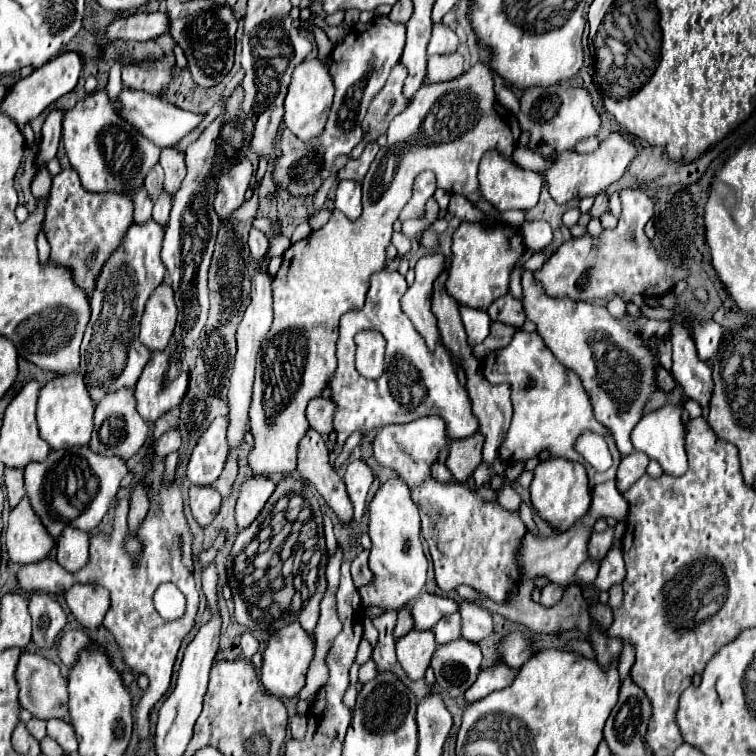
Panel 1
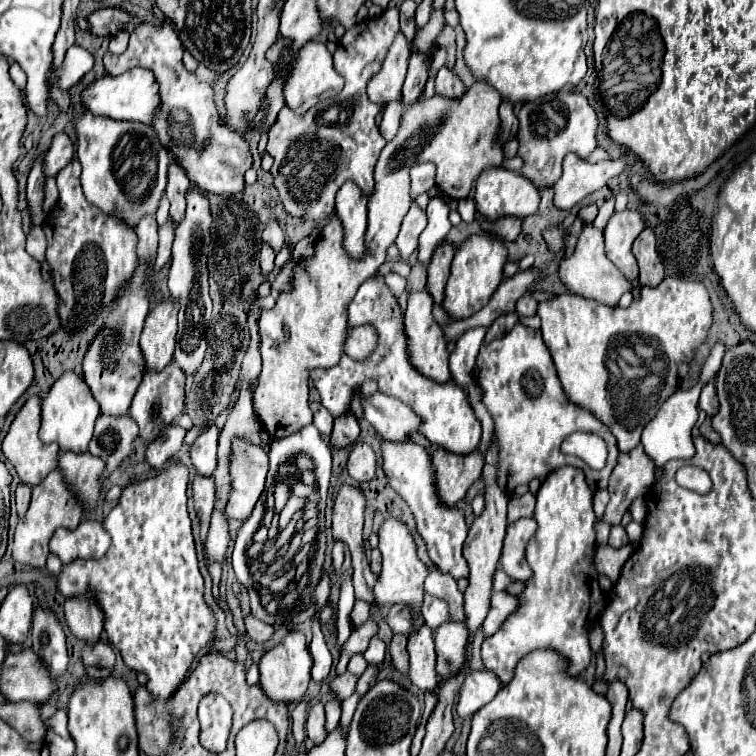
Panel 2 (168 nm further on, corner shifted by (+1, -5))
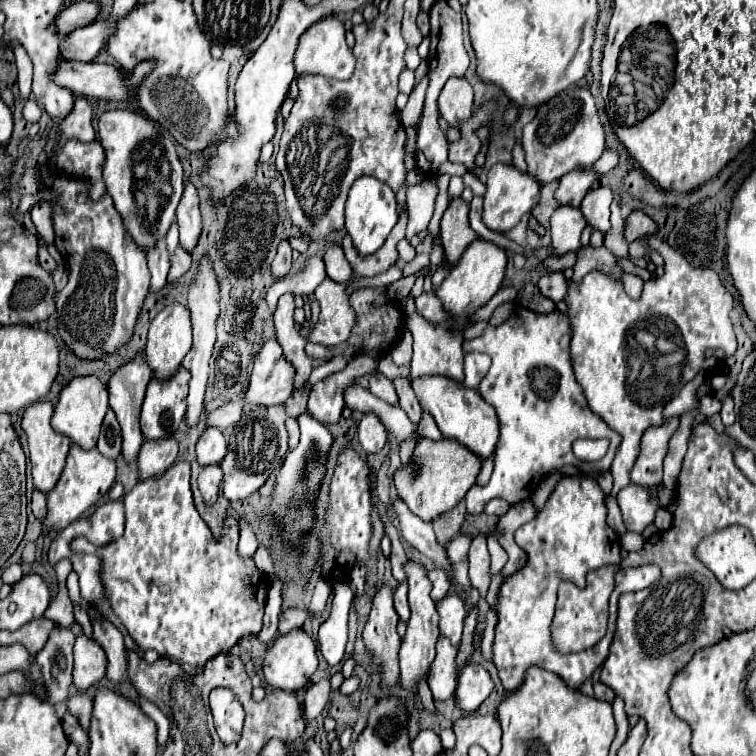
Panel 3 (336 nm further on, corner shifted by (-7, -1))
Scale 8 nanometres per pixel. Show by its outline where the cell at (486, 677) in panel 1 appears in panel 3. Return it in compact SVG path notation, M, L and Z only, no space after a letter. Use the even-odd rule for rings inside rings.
M470 661L470 665L466 665L458 677L458 687L456 687L456 705L464 711L464 713L474 713L494 691L494 683L490 679L490 673Z

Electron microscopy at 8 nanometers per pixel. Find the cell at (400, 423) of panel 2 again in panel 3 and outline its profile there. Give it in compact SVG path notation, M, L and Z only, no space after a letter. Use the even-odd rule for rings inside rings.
M382 373L370 375L370 393L378 395L378 399L384 399L392 407L398 407L398 395L396 395L394 383L390 379L386 379Z

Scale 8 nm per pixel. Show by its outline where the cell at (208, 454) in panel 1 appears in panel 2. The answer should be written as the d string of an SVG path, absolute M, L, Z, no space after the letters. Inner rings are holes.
M210 427L206 433L202 433L192 445L190 445L190 457L194 463L194 469L198 475L210 477L216 469L216 447L218 447L218 427Z

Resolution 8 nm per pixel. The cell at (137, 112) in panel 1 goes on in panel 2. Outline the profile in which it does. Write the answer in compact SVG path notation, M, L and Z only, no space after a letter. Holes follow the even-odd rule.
M134 67L118 77L104 75L100 79L94 79L86 87L86 91L82 91L82 103L94 115L124 119L124 121L140 121L140 123L152 125L152 117L158 107L158 83L154 73L150 73L144 67Z

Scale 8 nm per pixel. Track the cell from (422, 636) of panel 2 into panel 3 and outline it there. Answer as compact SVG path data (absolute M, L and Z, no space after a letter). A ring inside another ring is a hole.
M440 635L436 641L436 657L428 671L428 685L436 701L450 699L456 691L456 653L458 647Z

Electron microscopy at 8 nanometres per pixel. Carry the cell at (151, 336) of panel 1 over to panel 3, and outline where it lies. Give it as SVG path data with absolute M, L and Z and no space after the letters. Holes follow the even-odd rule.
M166 305L150 325L148 343L144 349L154 377L168 379L182 363L192 347L190 311L184 305Z

